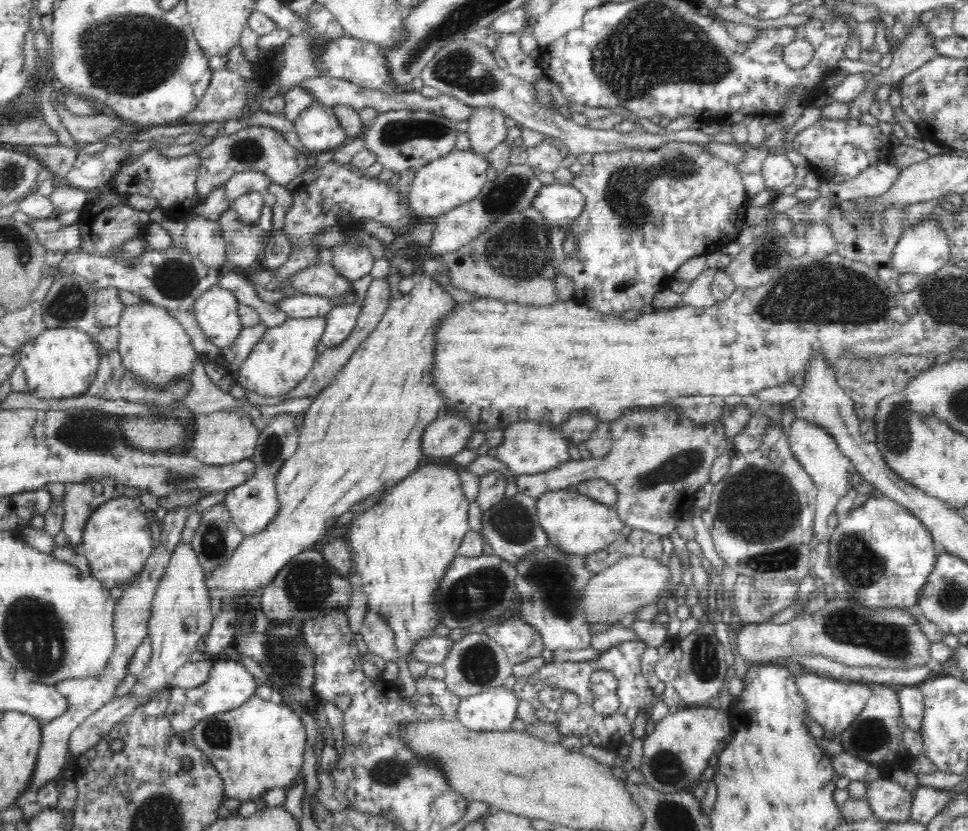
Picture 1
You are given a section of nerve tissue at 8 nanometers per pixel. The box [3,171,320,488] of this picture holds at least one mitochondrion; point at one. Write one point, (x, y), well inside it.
(88, 432)

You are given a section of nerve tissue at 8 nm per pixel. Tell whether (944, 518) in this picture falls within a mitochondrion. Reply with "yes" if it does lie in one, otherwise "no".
no

